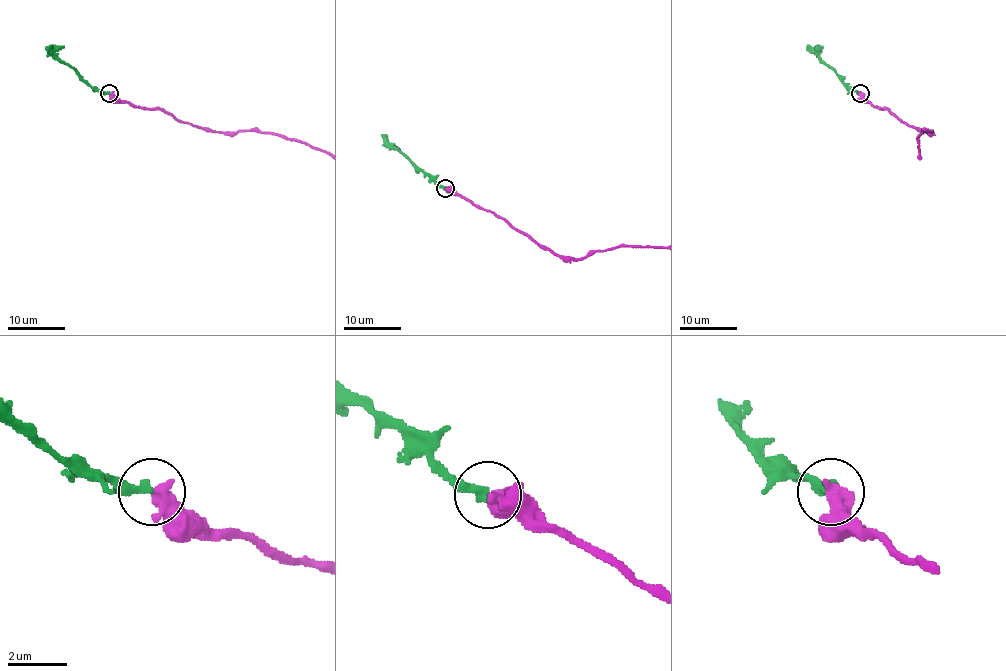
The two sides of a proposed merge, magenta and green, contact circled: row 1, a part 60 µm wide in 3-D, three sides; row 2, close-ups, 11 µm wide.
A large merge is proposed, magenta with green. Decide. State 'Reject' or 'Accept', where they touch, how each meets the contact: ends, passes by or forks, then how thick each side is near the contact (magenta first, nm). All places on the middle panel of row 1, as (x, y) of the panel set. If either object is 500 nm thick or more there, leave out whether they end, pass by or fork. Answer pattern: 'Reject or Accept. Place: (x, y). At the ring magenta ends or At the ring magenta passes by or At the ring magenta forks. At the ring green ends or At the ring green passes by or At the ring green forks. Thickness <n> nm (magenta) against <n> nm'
Accept. Place: (445, 188). Thickness 550 nm (magenta) against 280 nm

